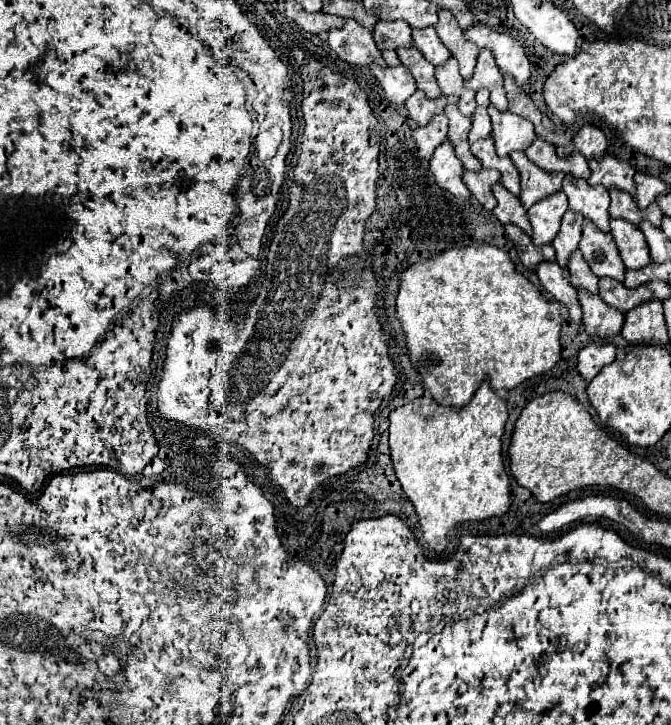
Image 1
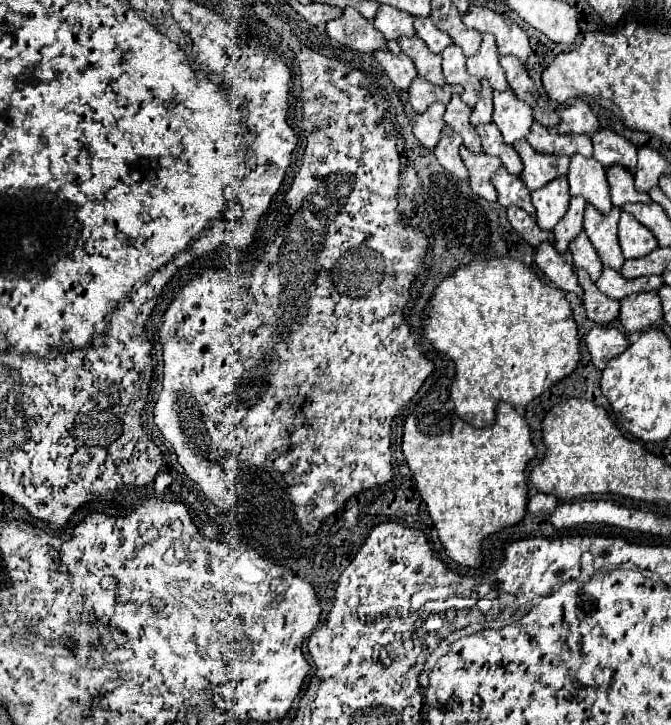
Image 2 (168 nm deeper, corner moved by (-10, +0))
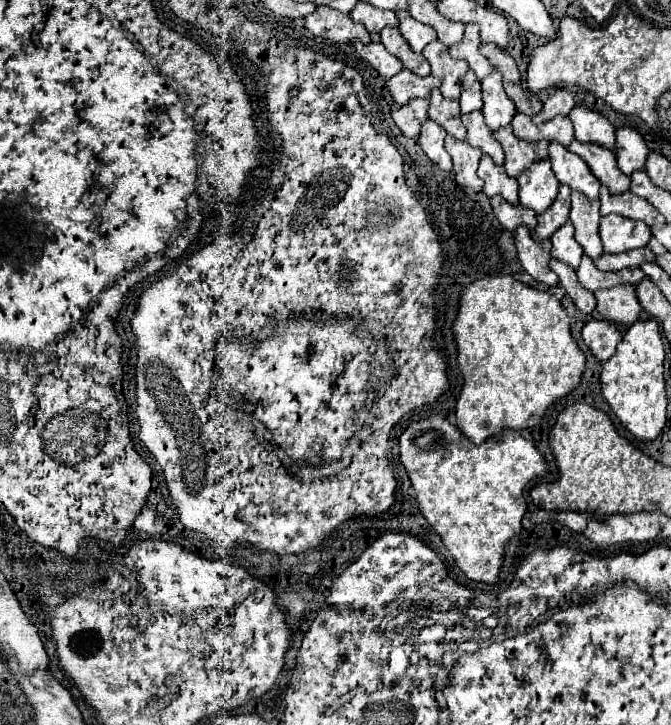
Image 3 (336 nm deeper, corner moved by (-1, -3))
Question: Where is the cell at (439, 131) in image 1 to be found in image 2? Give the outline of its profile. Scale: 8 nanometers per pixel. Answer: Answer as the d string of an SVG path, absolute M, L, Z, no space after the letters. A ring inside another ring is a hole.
M433 104L429 108L429 112L425 114L419 114L415 118L415 124L413 124L413 134L415 138L429 150L433 150L441 138L441 132L445 128L445 106L443 104Z

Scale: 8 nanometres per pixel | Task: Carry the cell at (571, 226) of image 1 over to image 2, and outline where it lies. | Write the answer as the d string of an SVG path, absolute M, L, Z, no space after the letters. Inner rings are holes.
M581 196L571 198L567 216L553 228L555 248L559 254L565 254L569 250L571 240L575 240L579 232L583 232L583 212L585 212L585 200Z

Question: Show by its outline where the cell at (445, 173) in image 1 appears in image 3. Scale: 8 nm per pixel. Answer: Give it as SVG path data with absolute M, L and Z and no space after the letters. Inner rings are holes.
M426 119L422 123L420 135L418 135L418 143L422 147L422 151L442 169L442 171L452 171L452 161L450 155L444 149L444 137L446 131L442 125L434 123L432 119Z

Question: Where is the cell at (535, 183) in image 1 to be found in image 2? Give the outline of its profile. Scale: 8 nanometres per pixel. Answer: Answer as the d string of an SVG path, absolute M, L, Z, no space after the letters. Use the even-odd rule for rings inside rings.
M517 140L513 144L513 148L517 150L517 154L523 160L523 174L521 180L525 182L525 186L529 188L529 192L543 188L543 184L549 184L551 180L559 178L559 176L567 176L569 172L569 158L567 156L547 156L547 154L539 154L531 148L531 144L527 144L527 140Z

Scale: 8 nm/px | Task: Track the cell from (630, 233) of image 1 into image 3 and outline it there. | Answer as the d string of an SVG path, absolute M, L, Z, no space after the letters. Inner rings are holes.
M604 215L600 219L600 239L606 253L646 247L650 237L650 227L646 223L622 215Z

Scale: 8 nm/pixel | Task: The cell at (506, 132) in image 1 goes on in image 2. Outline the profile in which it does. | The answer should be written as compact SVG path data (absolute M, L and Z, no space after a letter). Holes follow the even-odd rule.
M511 90L493 92L493 104L493 122L501 130L505 144L513 144L531 132L531 124L535 122L533 110L527 104L521 104Z

